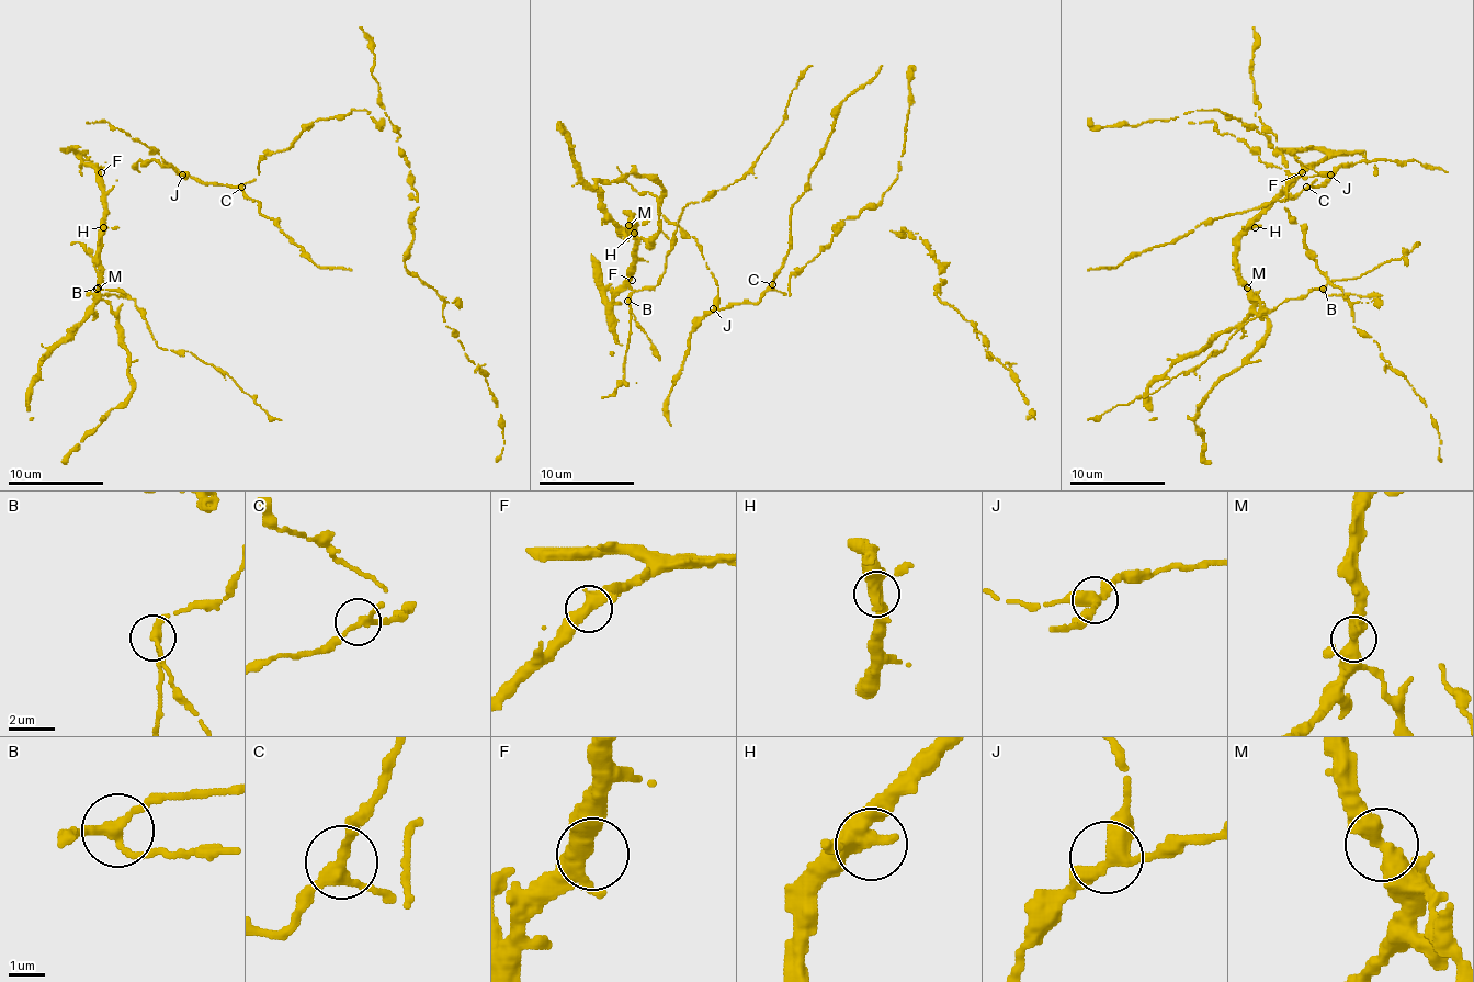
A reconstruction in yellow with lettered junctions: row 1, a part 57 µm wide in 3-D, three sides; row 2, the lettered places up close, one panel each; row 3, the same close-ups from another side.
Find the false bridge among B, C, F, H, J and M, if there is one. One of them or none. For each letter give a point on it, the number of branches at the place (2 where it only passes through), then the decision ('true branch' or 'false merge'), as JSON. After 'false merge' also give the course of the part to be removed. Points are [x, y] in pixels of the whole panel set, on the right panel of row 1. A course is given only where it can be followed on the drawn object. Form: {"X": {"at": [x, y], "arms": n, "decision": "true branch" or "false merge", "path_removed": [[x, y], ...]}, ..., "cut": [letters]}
{"B": {"at": [1323, 289], "arms": 3, "decision": "true branch"}, "C": {"at": [1306, 187], "arms": 3, "decision": "true branch"}, "F": {"at": [1302, 172], "arms": 3, "decision": "true branch"}, "H": {"at": [1255, 227], "arms": 3, "decision": "true branch"}, "J": {"at": [1330, 175], "arms": 3, "decision": "true branch"}, "M": {"at": [1247, 288], "arms": 3, "decision": "true branch"}, "cut": []}

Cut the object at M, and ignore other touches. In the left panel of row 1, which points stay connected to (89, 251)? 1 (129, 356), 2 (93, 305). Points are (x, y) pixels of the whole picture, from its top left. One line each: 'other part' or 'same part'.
1: other part
2: other part

